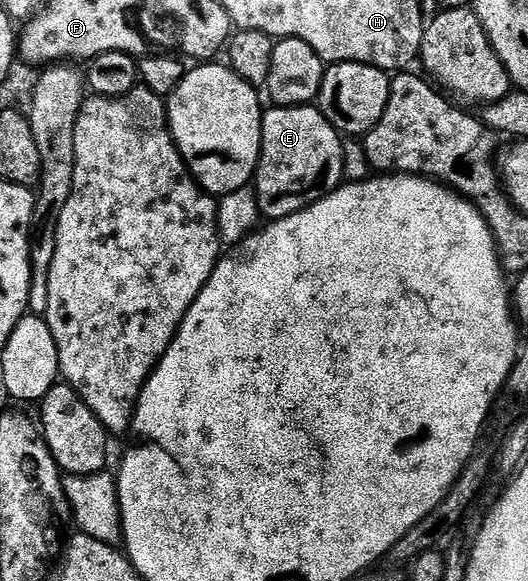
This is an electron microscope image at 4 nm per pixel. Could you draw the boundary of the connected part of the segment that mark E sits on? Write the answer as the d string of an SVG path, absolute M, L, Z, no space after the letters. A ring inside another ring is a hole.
M314 104L268 108L263 115L263 146L253 178L253 192L260 214L267 219L291 217L332 189L338 189L344 180L342 140L339 130L327 122L323 112Z

